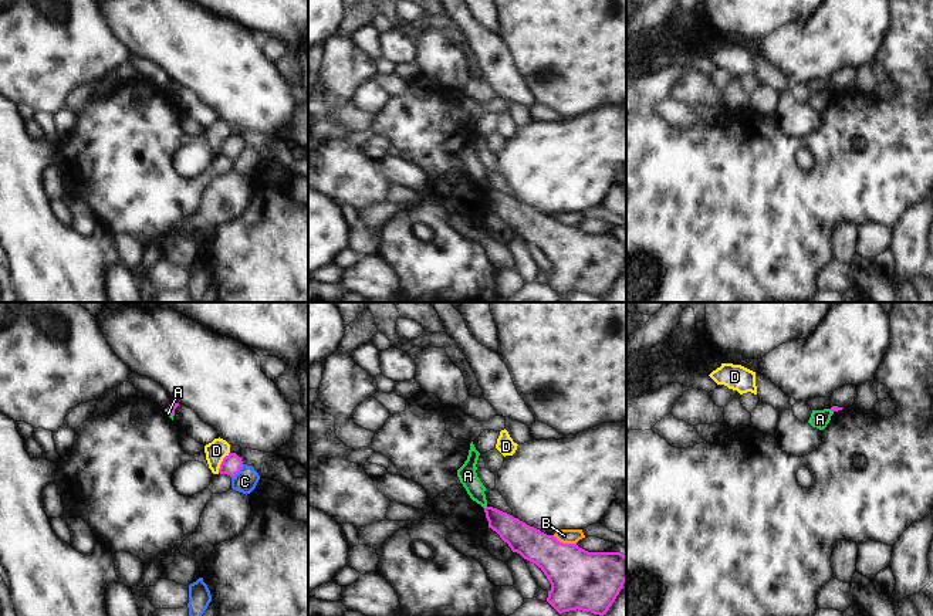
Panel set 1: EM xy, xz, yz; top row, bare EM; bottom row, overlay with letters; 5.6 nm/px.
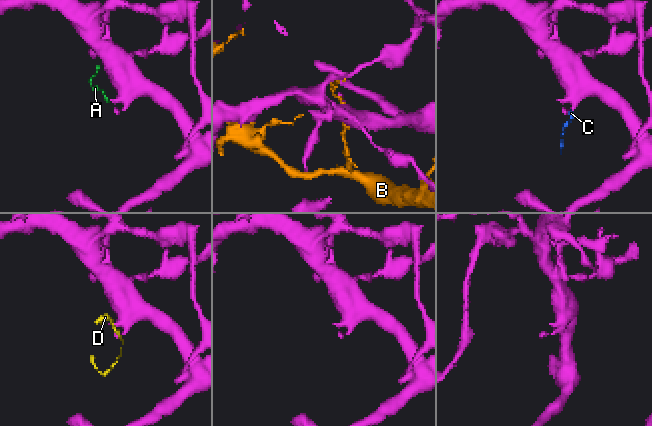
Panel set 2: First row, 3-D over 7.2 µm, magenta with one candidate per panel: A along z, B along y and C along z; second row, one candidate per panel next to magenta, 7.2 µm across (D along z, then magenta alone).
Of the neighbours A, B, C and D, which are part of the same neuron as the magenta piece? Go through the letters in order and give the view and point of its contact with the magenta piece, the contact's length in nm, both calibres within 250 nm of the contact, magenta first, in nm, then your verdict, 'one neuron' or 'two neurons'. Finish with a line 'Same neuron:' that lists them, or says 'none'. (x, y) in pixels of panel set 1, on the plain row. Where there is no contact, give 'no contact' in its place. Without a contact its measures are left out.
A: contact xy (171, 94); length 60 nm; calibres 50 and 30 nm; two neurons
B: contact xz (564, 226); length 140 nm; calibres 340 and 80 nm; two neurons
C: contact xy (237, 154); length 100 nm; calibres 110 and 130 nm; two neurons
D: contact xy (222, 144); length 140 nm; calibres 110 and 120 nm; two neurons
Same neuron: none

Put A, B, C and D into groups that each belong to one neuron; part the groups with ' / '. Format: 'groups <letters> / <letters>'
groups A / B D / C

